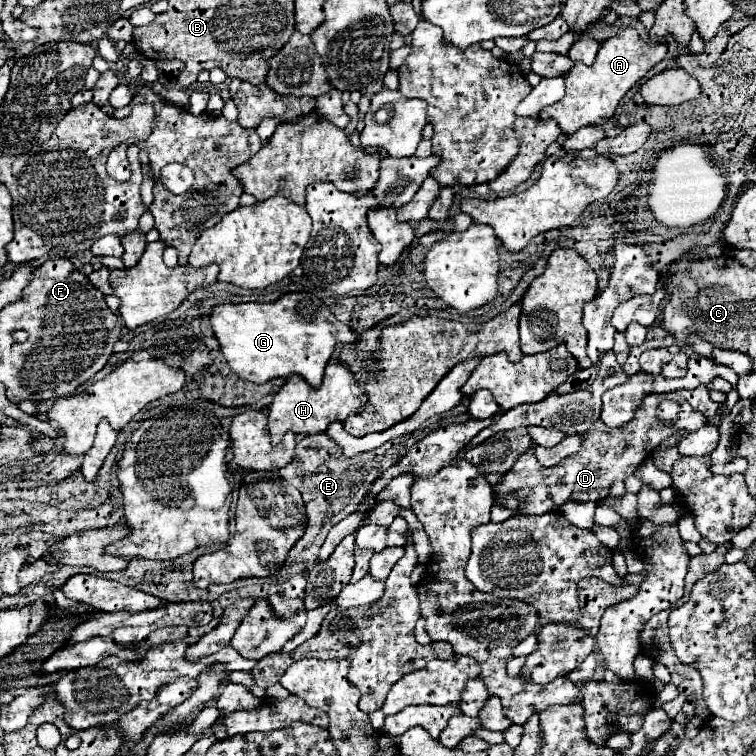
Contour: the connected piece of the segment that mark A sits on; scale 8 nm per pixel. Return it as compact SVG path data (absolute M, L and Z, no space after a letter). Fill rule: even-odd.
M626 28L622 32L618 32L616 36L608 38L602 42L594 64L586 66L582 62L574 62L574 66L570 68L570 72L566 74L566 96L554 104L548 106L540 112L540 118L556 118L560 130L568 136L572 132L576 132L582 126L590 126L590 124L602 124L606 122L618 102L622 100L622 96L654 66L658 64L668 52L666 44L656 44L650 46L646 44L638 30L634 28Z

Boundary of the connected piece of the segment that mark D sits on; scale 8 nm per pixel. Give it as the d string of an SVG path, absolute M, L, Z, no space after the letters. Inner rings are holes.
M680 392L670 394L650 394L642 400L640 408L634 412L634 418L618 428L608 428L604 422L594 422L592 428L586 432L586 438L580 448L580 456L568 456L558 466L544 468L538 458L534 456L536 444L532 444L524 454L518 456L514 466L500 478L500 482L492 484L494 490L494 502L512 510L512 514L546 514L554 506L560 506L564 500L576 500L576 502L600 502L610 494L610 488L616 480L624 480L634 474L638 464L646 458L650 458L652 450L666 438L670 438L676 428L683 430L698 430L706 424L706 416L692 410L688 402L682 398ZM662 400L678 400L680 402L680 413L674 426L666 426L664 422L658 422L654 418L656 406Z

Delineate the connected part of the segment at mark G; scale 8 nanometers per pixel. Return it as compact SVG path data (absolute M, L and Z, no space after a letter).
M310 292L284 294L276 302L222 302L212 308L208 318L232 374L254 384L298 374L316 388L322 382L324 366L334 346L338 342L356 342L352 328L340 322L332 310Z

